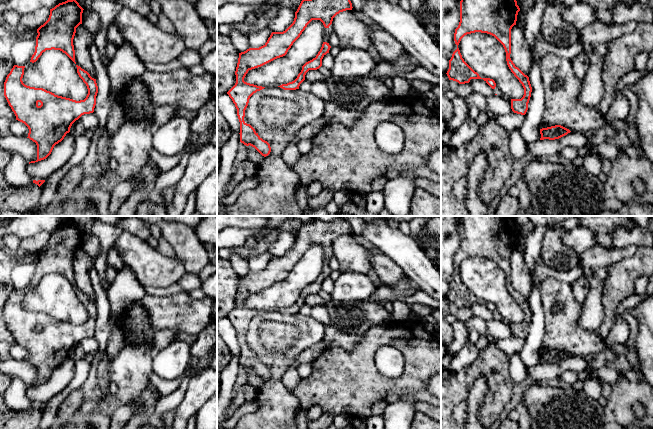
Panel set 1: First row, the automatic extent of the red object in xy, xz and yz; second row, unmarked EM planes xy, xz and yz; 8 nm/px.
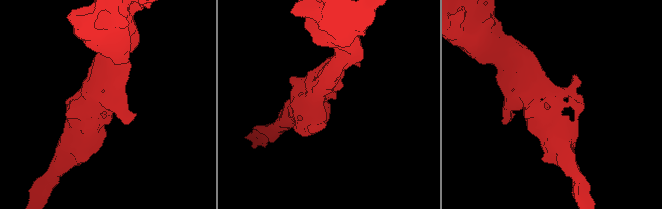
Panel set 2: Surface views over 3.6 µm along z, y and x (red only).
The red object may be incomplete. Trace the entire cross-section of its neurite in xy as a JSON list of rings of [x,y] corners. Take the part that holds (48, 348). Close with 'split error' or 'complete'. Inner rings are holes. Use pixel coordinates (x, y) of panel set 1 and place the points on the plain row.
[[[14,289],[4,306],[4,320],[16,340],[16,344],[24,347],[28,353],[28,361],[37,369],[37,384],[31,385],[35,387],[46,383],[52,376],[54,370],[61,366],[67,357],[70,356],[72,348],[84,338],[94,336],[96,329],[96,320],[98,310],[96,303],[90,298],[76,289],[79,301],[86,308],[88,318],[84,324],[76,325],[70,322],[55,319],[43,312],[35,312],[27,310],[23,307],[25,290]]] | complete

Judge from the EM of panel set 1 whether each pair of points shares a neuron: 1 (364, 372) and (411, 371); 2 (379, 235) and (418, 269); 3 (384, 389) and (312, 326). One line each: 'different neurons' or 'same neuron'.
1: same neuron
2: same neuron
3: different neurons

